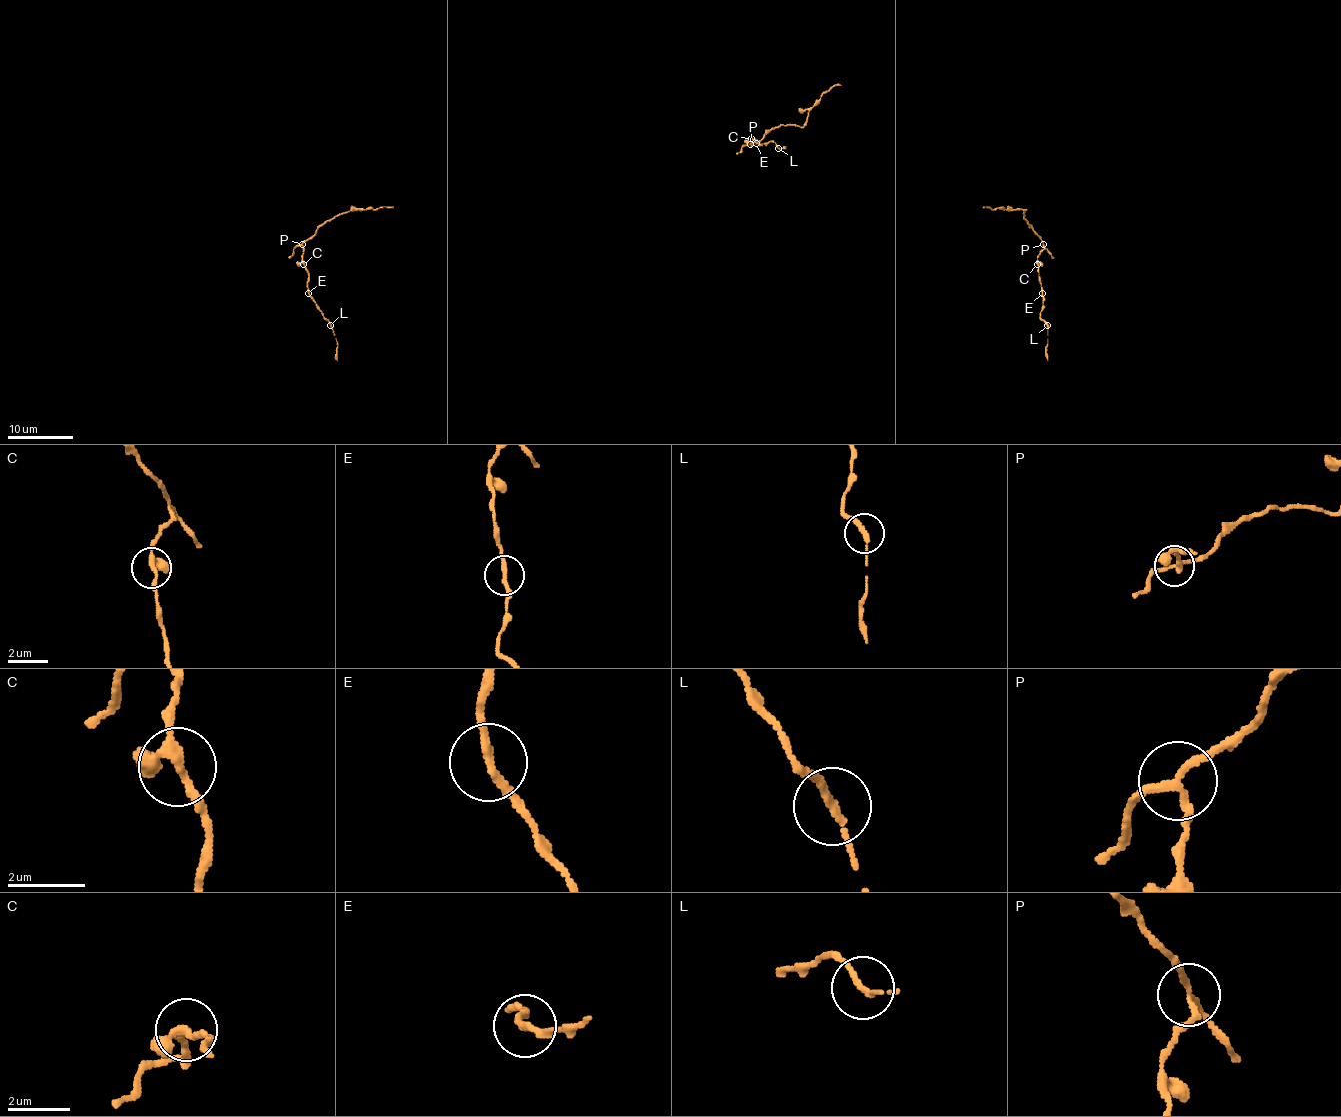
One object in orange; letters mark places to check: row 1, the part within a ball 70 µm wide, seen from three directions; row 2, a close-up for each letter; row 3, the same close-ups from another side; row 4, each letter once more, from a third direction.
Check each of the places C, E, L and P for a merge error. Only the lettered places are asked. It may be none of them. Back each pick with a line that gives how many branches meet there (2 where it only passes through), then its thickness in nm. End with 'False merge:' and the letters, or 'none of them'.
P: 3 | 190 nm
False merge: P

